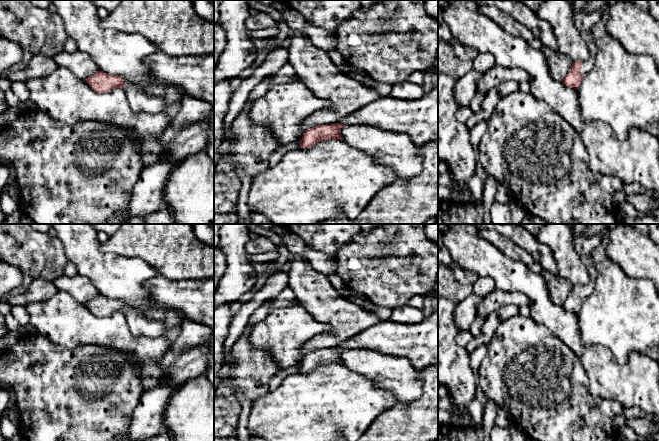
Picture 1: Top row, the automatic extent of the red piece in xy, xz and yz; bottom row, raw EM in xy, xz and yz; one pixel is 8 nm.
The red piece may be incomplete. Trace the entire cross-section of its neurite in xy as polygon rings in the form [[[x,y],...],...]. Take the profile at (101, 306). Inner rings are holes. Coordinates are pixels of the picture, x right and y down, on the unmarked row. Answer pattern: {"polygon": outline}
{"polygon": [[[97,295],[84,305],[98,317],[109,316],[115,312],[123,312],[131,334],[134,337],[158,338],[164,335],[166,325],[157,320],[149,320],[136,310],[126,307],[123,302]]]}

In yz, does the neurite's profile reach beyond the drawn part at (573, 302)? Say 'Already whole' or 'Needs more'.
Needs more

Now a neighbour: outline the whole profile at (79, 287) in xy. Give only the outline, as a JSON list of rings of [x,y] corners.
[[[80,274],[74,277],[62,275],[54,280],[53,284],[58,290],[67,292],[80,303],[85,303],[99,295],[91,281]]]

